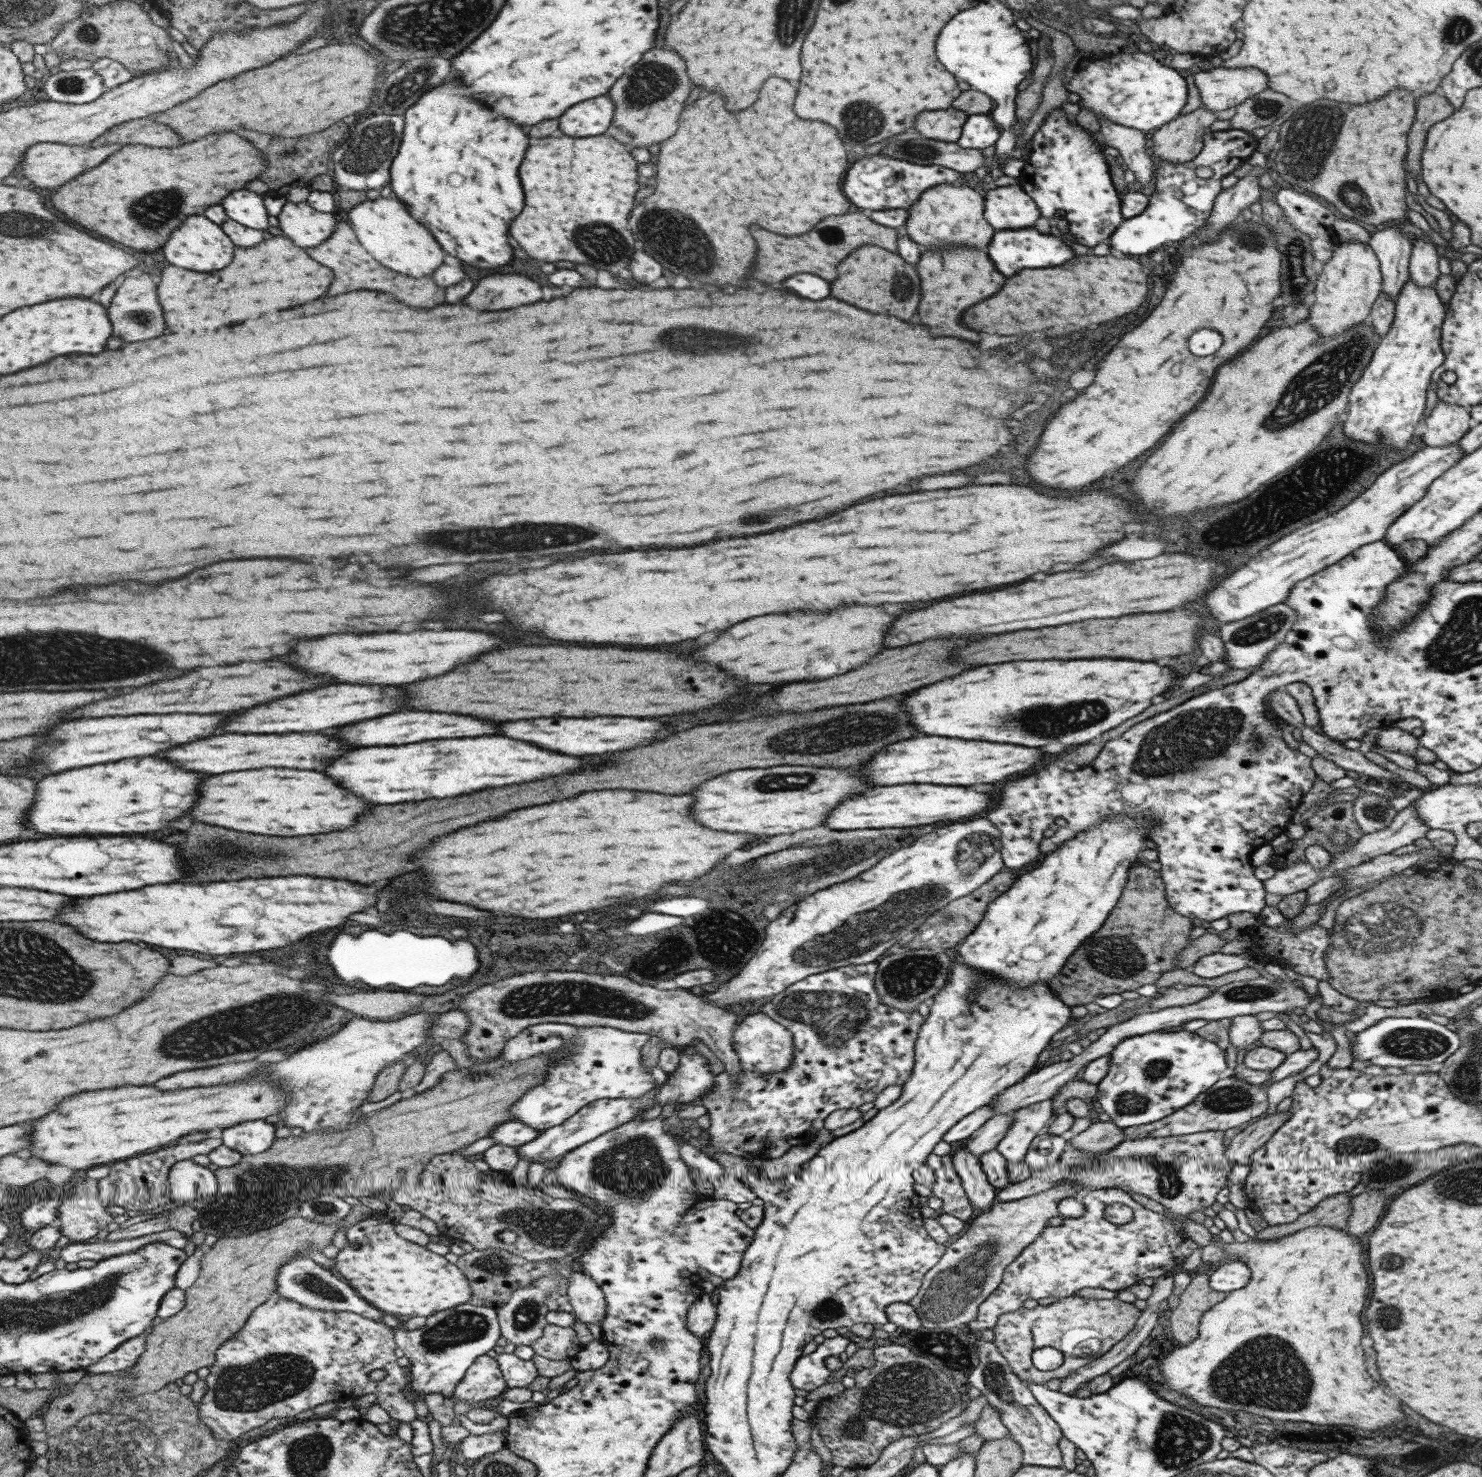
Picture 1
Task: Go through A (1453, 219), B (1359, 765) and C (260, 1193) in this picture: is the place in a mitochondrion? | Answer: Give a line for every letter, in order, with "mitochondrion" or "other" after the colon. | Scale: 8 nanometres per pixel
A: other
B: other
C: mitochondrion

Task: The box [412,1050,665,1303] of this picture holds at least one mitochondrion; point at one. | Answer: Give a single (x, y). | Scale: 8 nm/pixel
(553, 1229)

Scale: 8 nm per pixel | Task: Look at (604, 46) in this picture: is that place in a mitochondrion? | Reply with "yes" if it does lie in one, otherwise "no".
no

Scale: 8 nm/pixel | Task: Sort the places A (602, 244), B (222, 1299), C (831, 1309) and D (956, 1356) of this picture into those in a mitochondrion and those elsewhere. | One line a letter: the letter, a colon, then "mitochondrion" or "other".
A: mitochondrion
B: other
C: mitochondrion
D: mitochondrion

